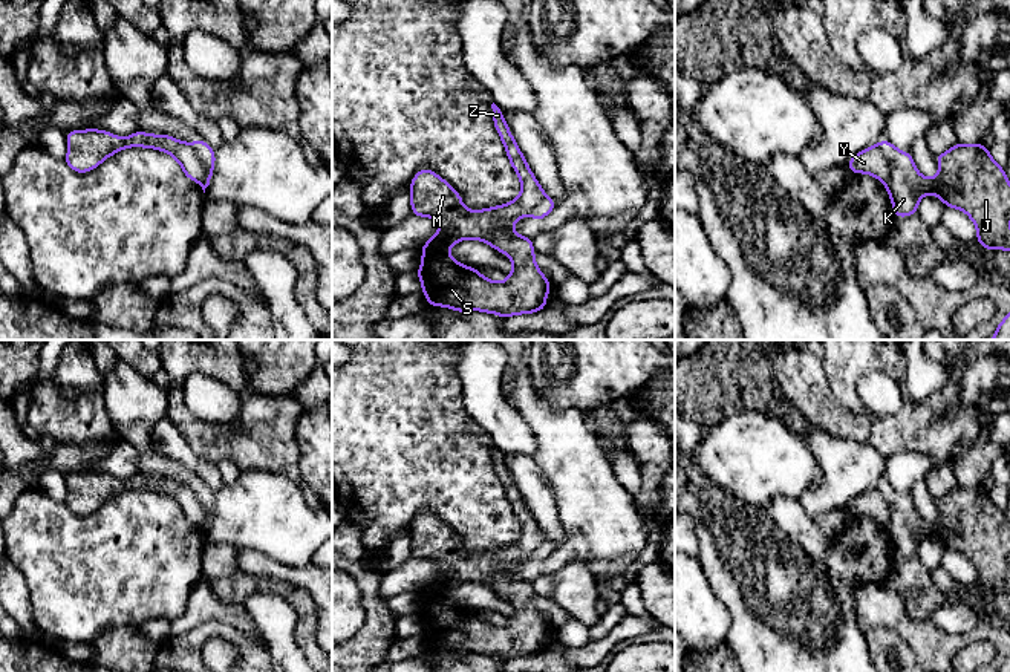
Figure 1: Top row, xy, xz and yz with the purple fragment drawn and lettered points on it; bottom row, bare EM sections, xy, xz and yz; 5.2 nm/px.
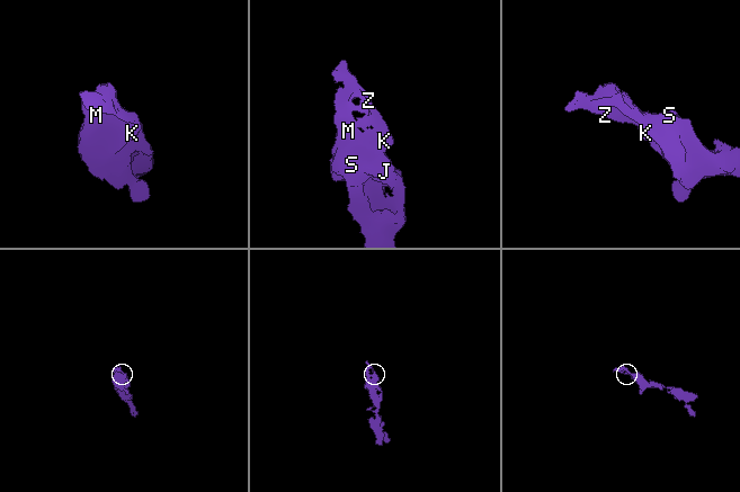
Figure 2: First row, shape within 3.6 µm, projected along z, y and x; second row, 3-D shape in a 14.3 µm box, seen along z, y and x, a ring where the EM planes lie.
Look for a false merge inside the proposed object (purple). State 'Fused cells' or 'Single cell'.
Fused cells

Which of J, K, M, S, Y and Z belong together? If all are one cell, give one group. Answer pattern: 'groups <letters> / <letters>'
groups J M S Y Z / K

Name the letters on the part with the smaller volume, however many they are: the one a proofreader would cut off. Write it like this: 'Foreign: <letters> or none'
Foreign: K

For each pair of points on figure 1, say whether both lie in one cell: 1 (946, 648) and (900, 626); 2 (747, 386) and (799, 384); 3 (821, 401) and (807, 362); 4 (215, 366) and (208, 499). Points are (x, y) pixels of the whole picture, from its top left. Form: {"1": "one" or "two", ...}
{"1": "one", "2": "two", "3": "one", "4": "two"}

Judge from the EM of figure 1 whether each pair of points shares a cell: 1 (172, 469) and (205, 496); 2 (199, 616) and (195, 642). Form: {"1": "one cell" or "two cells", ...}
{"1": "one cell", "2": "two cells"}

